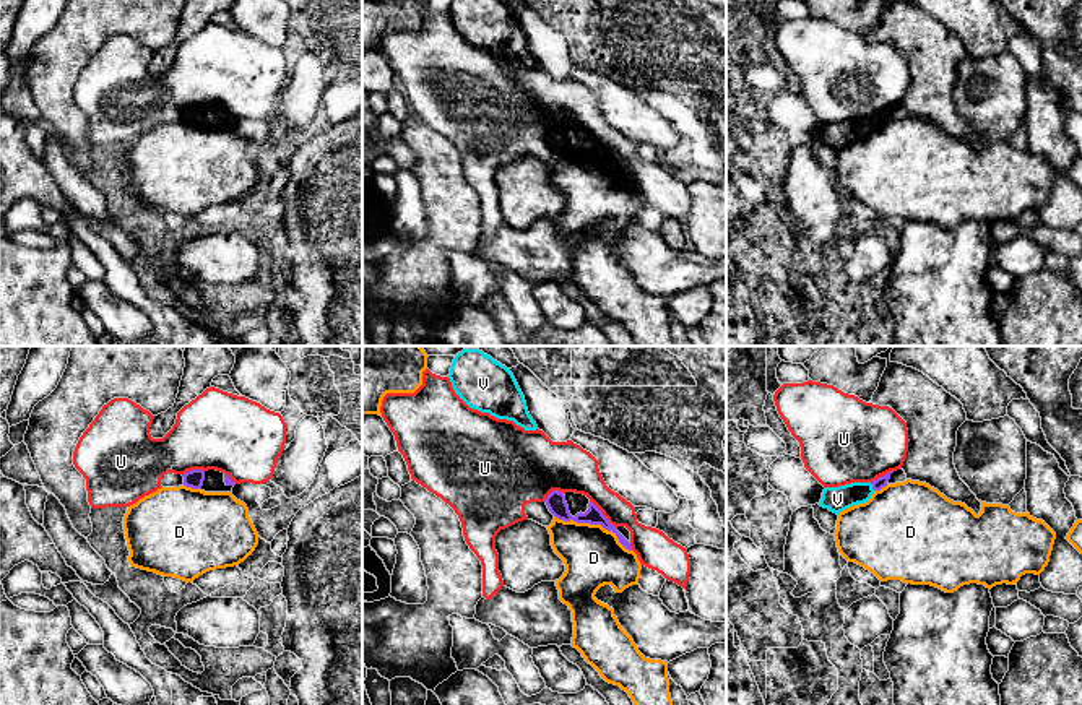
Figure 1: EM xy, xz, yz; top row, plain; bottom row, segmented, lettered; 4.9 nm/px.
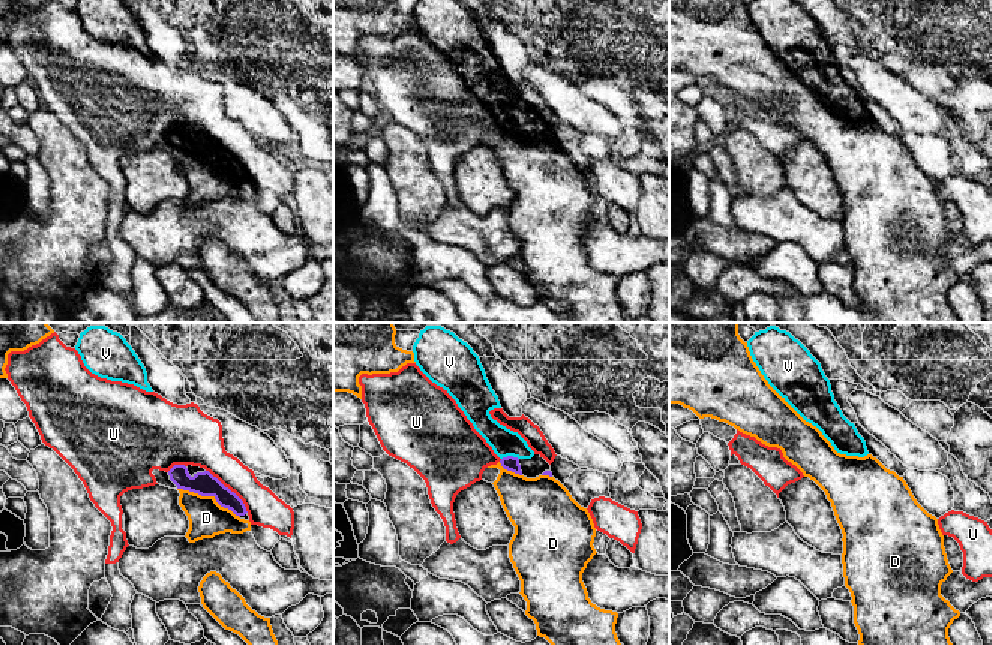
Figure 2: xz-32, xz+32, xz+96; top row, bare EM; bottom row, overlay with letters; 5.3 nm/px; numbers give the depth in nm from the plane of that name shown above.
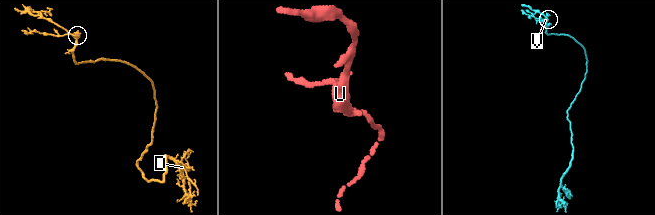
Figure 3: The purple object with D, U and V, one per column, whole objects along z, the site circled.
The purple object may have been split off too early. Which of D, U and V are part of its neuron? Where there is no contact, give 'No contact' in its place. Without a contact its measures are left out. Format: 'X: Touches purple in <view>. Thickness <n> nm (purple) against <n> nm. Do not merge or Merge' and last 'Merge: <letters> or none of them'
D: Touches purple in xz. Thickness 100 nm (purple) against 300 nm. Do not merge
U: Touches purple in xz. Thickness 100 nm (purple) against 200 nm. Do not merge
V: Touches purple in yz. Thickness 60 nm (purple) against 130 nm. Merge
Merge: V

